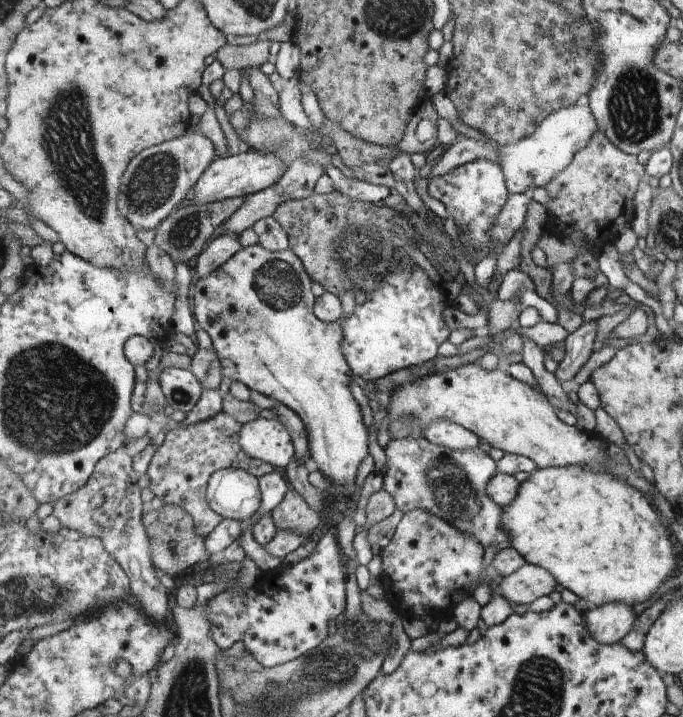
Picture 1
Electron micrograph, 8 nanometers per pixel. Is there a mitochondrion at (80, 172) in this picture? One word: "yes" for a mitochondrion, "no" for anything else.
yes

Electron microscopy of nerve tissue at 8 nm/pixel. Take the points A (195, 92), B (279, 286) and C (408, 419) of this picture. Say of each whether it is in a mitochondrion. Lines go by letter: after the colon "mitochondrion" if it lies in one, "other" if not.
A: other
B: mitochondrion
C: mitochondrion

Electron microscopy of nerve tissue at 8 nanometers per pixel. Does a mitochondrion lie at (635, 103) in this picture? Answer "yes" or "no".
yes

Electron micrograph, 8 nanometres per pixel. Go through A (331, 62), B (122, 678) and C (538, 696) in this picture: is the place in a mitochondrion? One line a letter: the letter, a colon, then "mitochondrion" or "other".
A: other
B: other
C: mitochondrion

